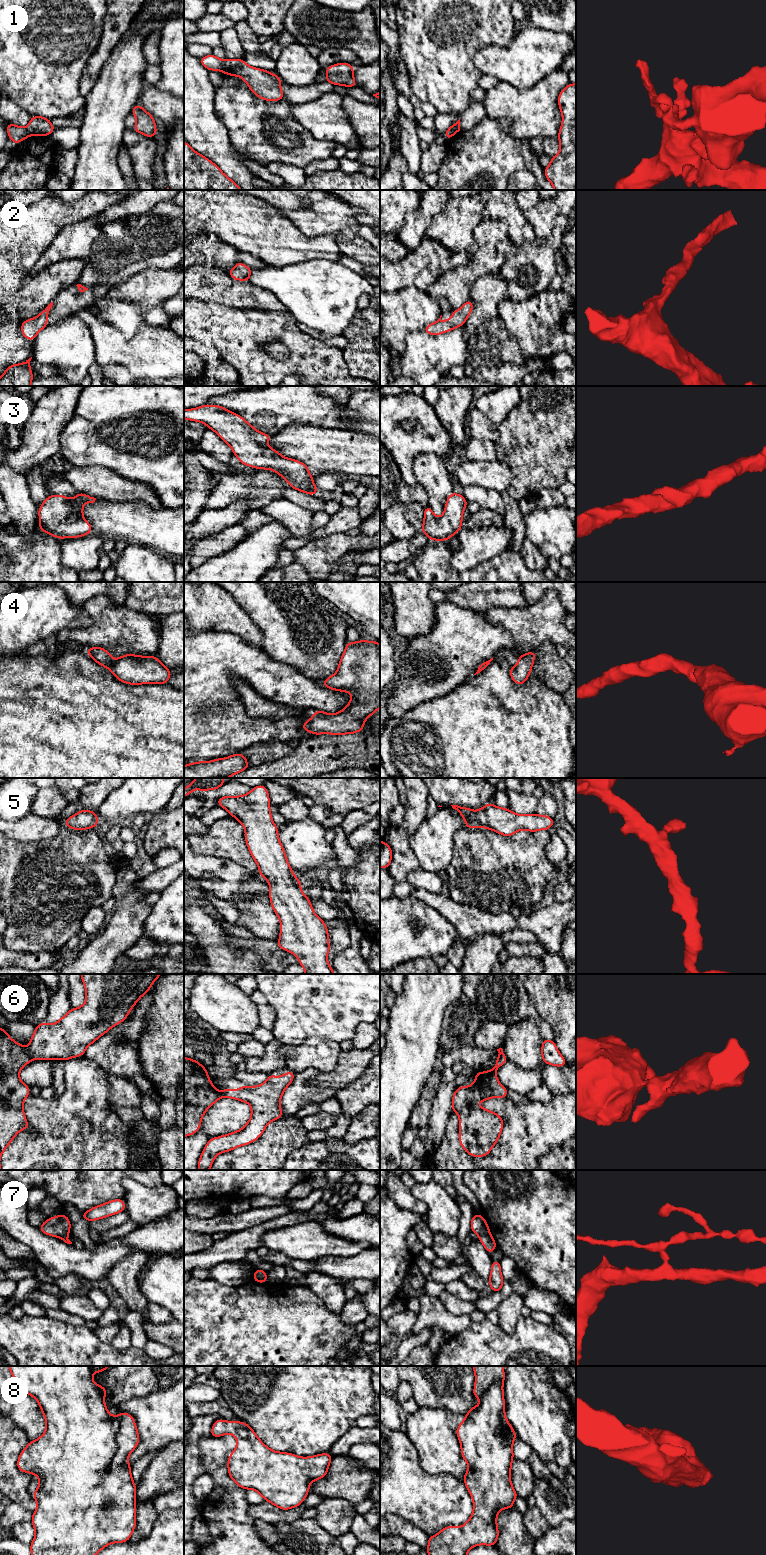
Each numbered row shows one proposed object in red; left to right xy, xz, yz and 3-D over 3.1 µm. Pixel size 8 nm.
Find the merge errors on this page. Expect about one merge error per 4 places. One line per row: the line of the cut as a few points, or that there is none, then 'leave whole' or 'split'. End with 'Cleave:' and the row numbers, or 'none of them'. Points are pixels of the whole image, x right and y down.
1: cut in xz along (224, 60), (221, 70); split
2: no cut; leave whole
3: no cut; leave whole
4: no cut; leave whole
5: no cut; leave whole
6: cut in xy along (25, 1049), (31, 1056); split
7: cut in yz along (489, 1233), (482, 1234), (479, 1237); split
8: no cut; leave whole
Cleave: 1, 6, 7

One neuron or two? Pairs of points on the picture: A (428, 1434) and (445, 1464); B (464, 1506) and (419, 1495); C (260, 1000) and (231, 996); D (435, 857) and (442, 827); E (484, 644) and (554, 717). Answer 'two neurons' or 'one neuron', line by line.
A: one neuron
B: one neuron
C: two neurons
D: one neuron
E: two neurons

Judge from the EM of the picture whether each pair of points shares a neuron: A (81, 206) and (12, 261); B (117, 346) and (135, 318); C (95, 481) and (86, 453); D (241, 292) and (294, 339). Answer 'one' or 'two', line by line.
A: two
B: two
C: two
D: two

